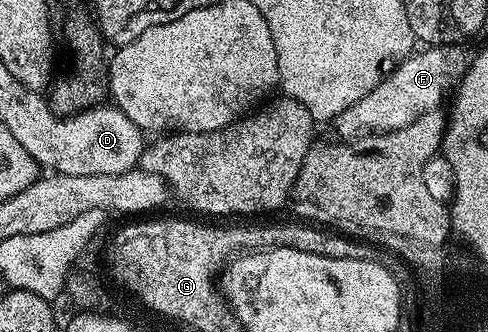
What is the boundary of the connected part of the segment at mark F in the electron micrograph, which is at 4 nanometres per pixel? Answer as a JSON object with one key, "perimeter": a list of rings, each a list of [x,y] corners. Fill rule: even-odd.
{"perimeter":[[[459,44],[449,46],[427,46],[426,48],[416,49],[407,55],[402,62],[396,65],[372,90],[368,90],[366,96],[357,100],[352,106],[342,107],[333,119],[333,127],[340,134],[340,139],[355,140],[351,138],[363,138],[368,134],[387,134],[391,130],[400,130],[413,120],[430,115],[434,106],[439,106],[443,102],[443,97],[450,95],[458,87],[466,74],[469,65],[469,54],[463,51],[464,47]]]}

